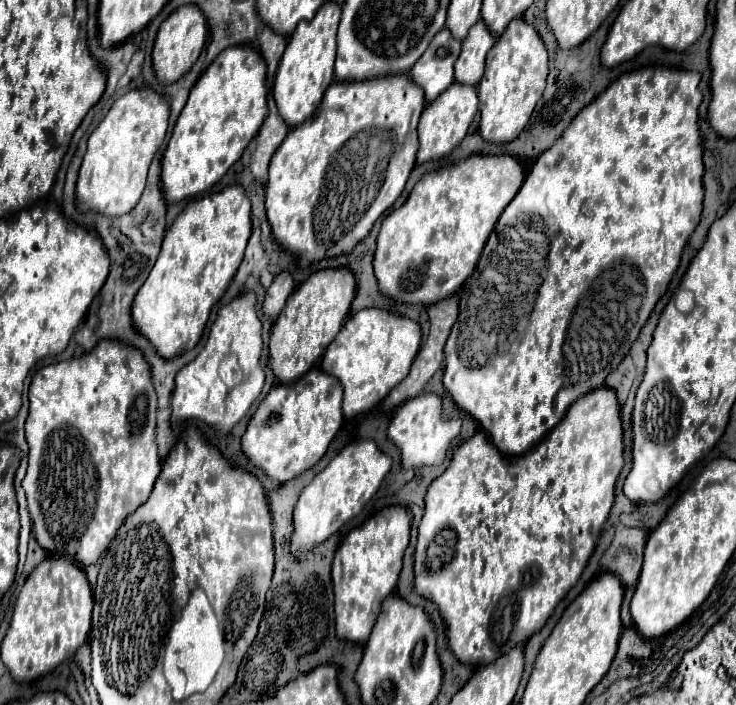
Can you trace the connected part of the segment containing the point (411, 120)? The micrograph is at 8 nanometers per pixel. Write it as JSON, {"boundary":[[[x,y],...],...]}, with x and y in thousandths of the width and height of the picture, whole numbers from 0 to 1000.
{"boundary":[[[550,104],[499,115],[452,115],[425,169],[393,186],[365,234],[360,294],[374,345],[404,362],[406,379],[480,356],[501,333],[520,299],[537,288],[564,237],[567,174],[575,155],[577,135]]]}

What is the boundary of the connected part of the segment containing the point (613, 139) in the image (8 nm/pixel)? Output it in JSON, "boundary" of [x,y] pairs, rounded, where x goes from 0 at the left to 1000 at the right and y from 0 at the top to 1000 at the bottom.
{"boundary":[[[874,95],[849,104],[846,109],[833,115],[806,146],[792,152],[787,163],[765,186],[765,191],[740,217],[732,220],[732,226],[716,245],[705,274],[681,302],[673,325],[667,328],[645,384],[626,407],[624,450],[613,467],[605,492],[602,546],[610,555],[618,574],[635,583],[652,606],[667,617],[667,626],[678,640],[686,640],[689,645],[705,645],[727,634],[765,594],[776,572],[819,549],[825,532],[836,526],[846,506],[855,501],[871,464],[882,452],[890,430],[906,413],[906,404],[925,370],[925,356],[950,316],[955,288],[955,206],[947,186],[947,152],[952,146],[952,132],[947,126],[950,112],[952,106],[947,101]]]}

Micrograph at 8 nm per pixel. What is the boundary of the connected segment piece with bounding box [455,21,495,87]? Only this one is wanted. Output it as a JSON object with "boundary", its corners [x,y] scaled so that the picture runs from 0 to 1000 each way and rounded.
{"boundary":[[[648,30],[648,35],[637,44],[637,50],[629,58],[626,78],[618,89],[618,115],[632,121],[648,121],[659,101],[659,78],[670,67],[673,52],[664,47],[656,30]]]}

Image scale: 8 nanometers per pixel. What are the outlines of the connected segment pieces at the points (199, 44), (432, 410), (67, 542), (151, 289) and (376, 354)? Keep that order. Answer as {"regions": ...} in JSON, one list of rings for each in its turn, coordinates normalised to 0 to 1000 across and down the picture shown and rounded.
{"regions":[[[[251,7],[243,10],[240,16],[235,16],[216,38],[213,44],[213,55],[211,55],[211,67],[208,67],[208,101],[216,118],[230,121],[238,118],[240,112],[246,112],[260,92],[268,87],[270,75],[276,72],[281,58],[281,30],[276,24],[273,16],[268,16],[268,10],[262,7]]],[[[575,557],[548,572],[526,606],[526,623],[545,640],[548,665],[599,660],[618,634],[618,623],[624,614],[626,614],[626,594],[605,597],[599,589],[599,566],[591,557]]],[[[140,481],[126,501],[80,512],[53,523],[39,549],[39,591],[34,603],[39,662],[31,679],[37,719],[50,770],[77,787],[91,787],[113,804],[132,799],[175,728],[186,725],[205,702],[219,668],[211,628],[213,560],[202,518],[178,489]]],[[[325,262],[265,282],[240,305],[227,325],[211,379],[178,435],[183,467],[205,484],[219,506],[235,509],[268,489],[289,433],[325,382],[338,333],[341,285]]],[[[512,435],[490,438],[488,444],[477,447],[461,470],[458,481],[452,481],[452,487],[447,487],[442,495],[436,512],[436,523],[458,535],[466,546],[469,591],[490,589],[518,572],[529,555],[556,529],[556,521],[569,498],[569,487],[572,467],[556,450],[545,450]]]]}

